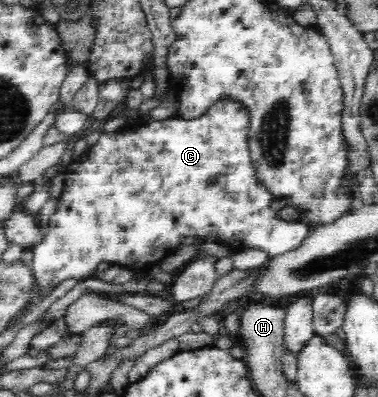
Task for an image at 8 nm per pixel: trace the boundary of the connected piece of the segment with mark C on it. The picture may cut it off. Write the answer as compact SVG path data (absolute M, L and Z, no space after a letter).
M217 101L209 107L208 111L201 117L195 120L185 120L182 118L174 118L164 121L139 122L136 125L128 126L121 129L117 133L102 132L98 141L88 147L88 149L73 159L64 169L64 188L62 194L58 198L59 205L55 215L51 215L48 220L48 227L45 231L45 239L37 245L33 251L33 276L37 278L39 286L48 286L49 284L59 284L64 279L74 278L78 281L94 277L95 269L100 262L106 261L109 264L122 265L132 271L145 271L159 262L172 250L179 246L180 241L186 237L199 237L201 239L215 236L219 238L221 245L233 248L239 251L243 248L260 249L267 253L268 257L297 249L301 242L307 237L310 229L307 224L295 221L286 222L285 220L277 219L277 210L271 208L273 203L272 195L254 178L254 171L250 164L249 148L246 139L246 131L249 124L249 112L242 107L240 103L234 101Z

